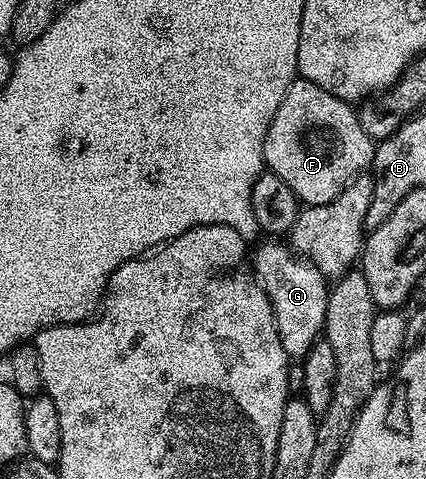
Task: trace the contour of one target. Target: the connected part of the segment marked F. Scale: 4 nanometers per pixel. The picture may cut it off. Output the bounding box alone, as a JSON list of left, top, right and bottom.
[264,78,375,205]

